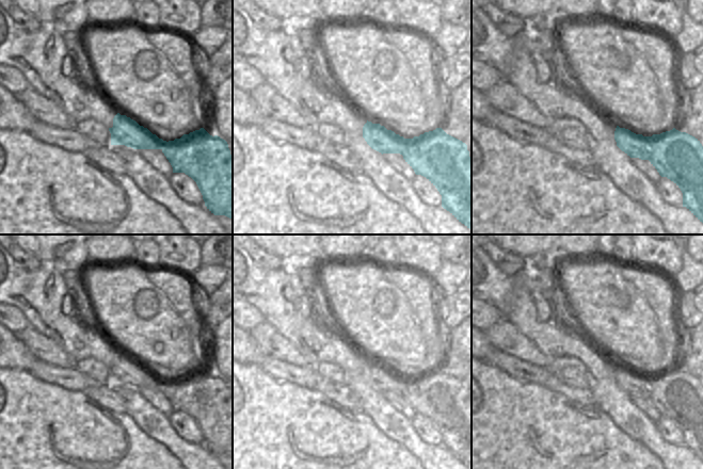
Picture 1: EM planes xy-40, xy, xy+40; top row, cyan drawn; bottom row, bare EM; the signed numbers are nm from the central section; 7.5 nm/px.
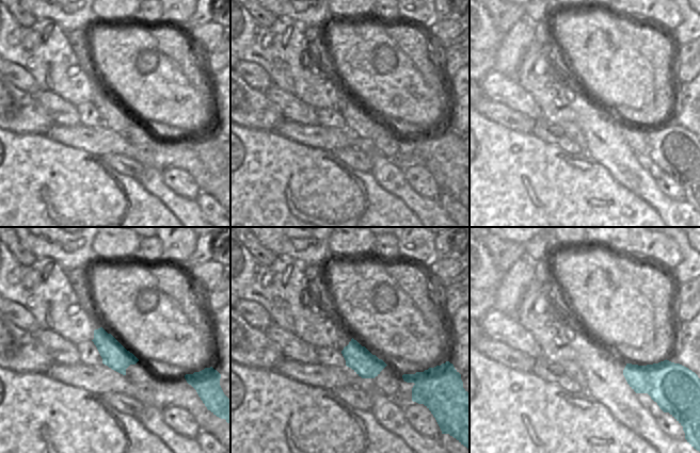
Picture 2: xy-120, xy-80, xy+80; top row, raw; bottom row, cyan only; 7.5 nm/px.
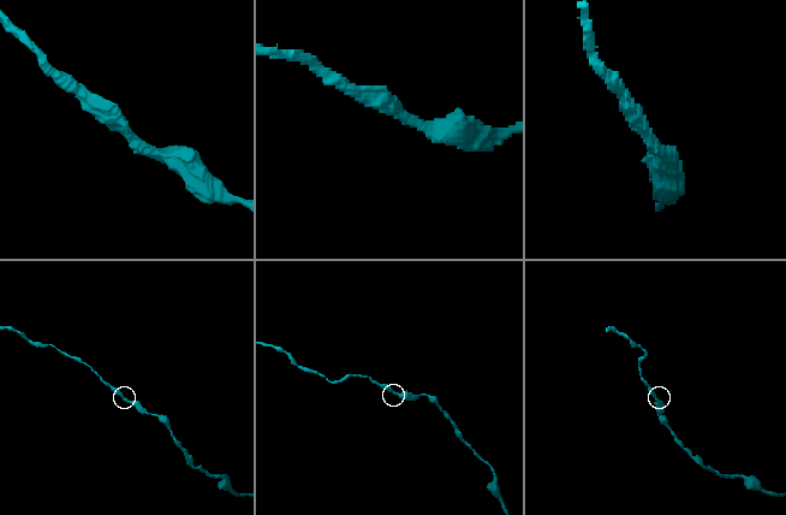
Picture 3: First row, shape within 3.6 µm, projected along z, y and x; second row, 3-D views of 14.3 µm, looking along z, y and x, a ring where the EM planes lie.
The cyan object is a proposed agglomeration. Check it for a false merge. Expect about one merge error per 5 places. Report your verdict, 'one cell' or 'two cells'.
one cell

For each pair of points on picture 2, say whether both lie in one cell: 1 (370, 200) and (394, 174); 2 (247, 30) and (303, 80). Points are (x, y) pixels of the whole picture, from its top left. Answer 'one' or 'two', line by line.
1: two
2: one

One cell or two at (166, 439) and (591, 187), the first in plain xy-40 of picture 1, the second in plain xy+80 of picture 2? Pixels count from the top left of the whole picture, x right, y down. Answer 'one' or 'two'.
two

